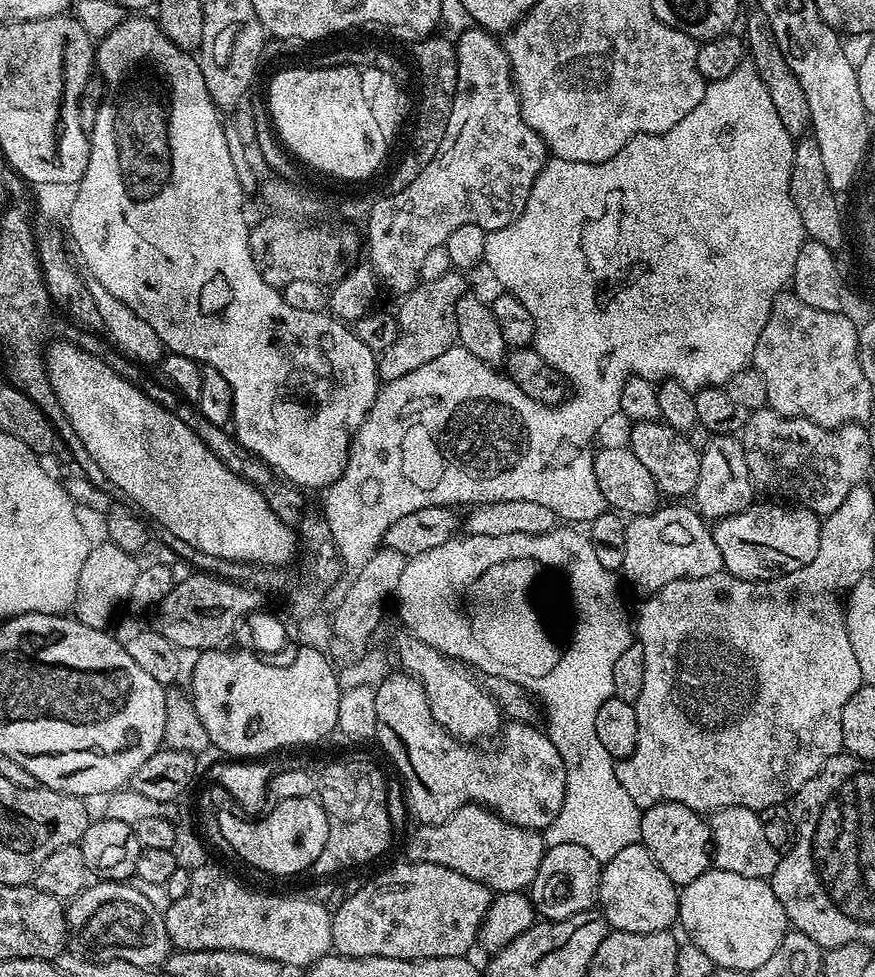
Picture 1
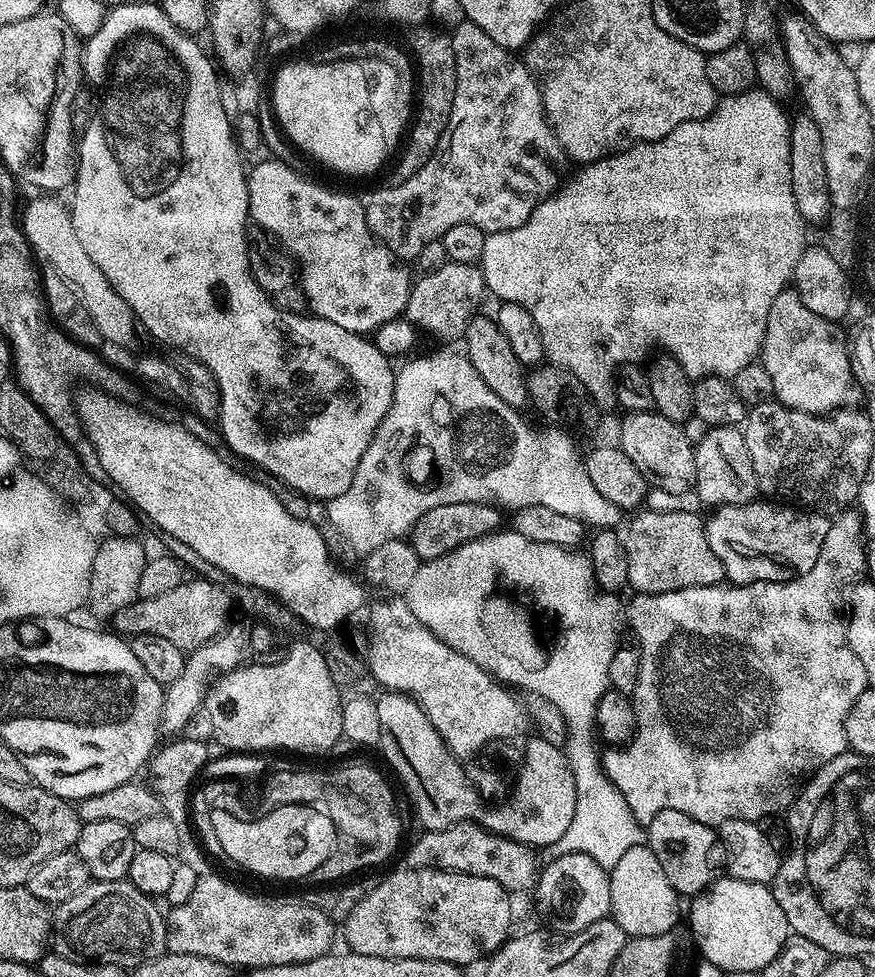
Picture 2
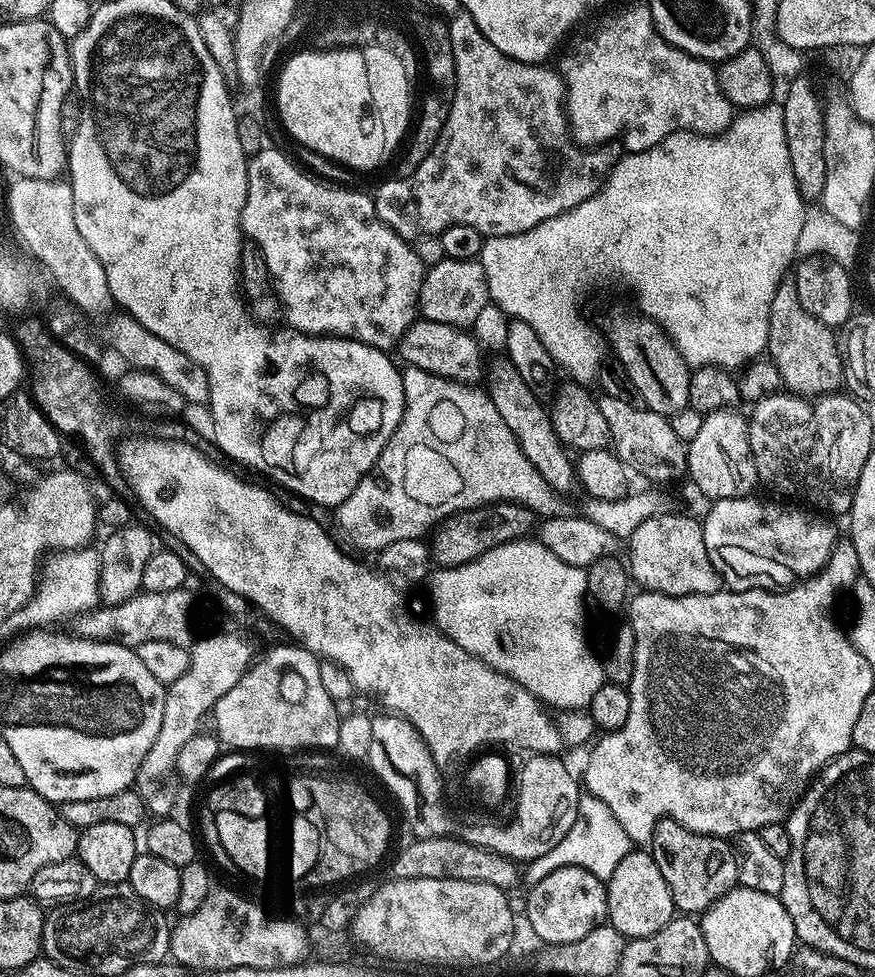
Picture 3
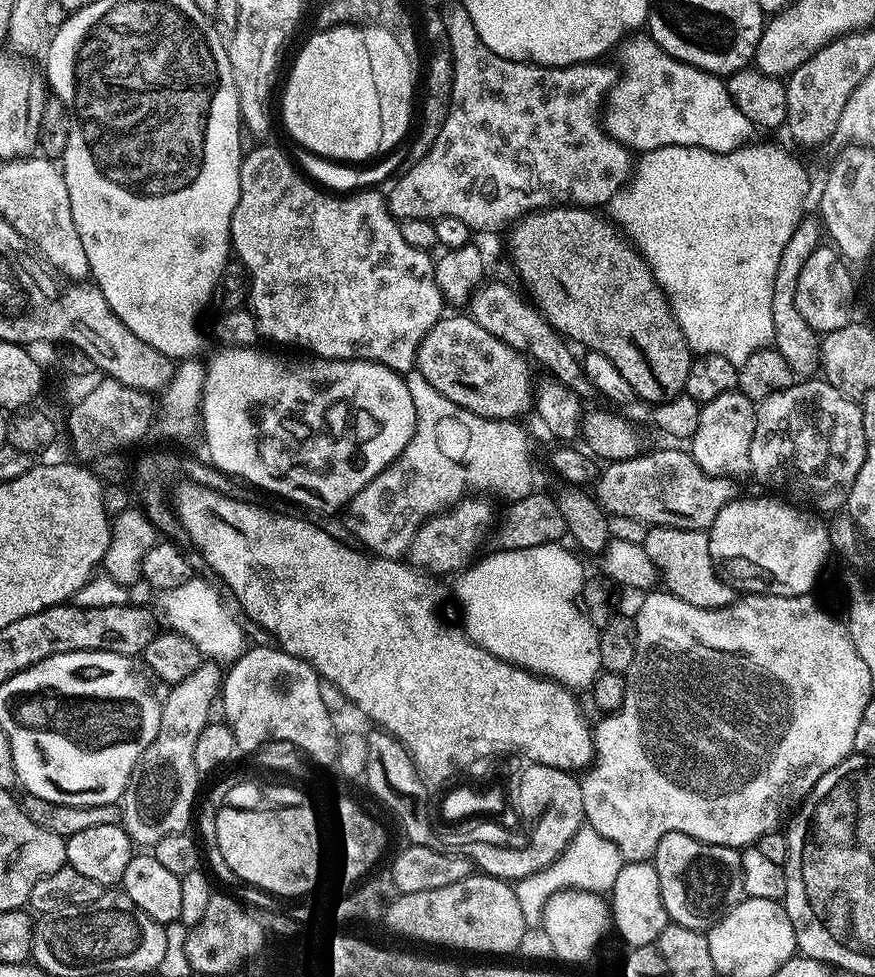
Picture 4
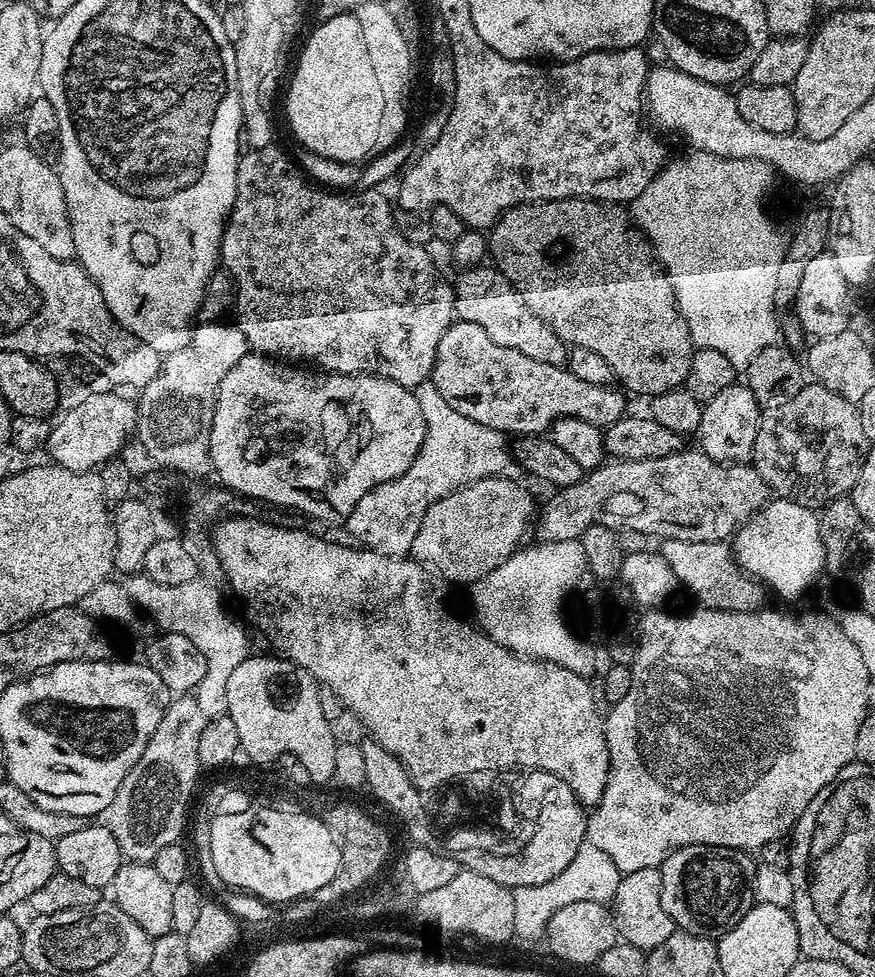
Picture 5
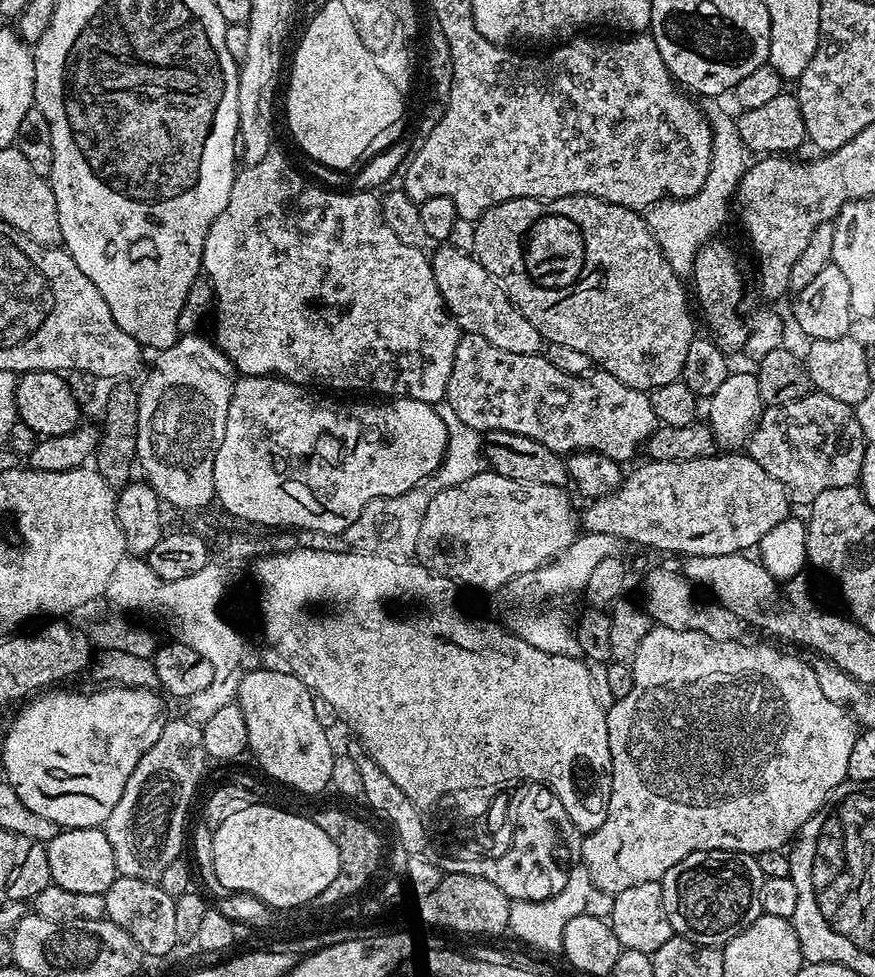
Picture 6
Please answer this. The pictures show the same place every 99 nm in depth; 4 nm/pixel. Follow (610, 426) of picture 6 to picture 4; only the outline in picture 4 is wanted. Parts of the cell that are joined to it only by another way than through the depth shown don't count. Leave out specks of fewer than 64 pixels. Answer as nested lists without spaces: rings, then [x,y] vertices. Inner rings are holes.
[[[448,314],[441,318],[440,321],[430,329],[426,334],[426,338],[422,338],[422,342],[416,351],[416,363],[414,368],[415,371],[420,372],[422,378],[426,378],[426,382],[430,382],[430,386],[434,386],[434,390],[438,390],[438,394],[442,394],[444,398],[450,398],[452,402],[458,402],[460,406],[479,416],[485,416],[491,420],[507,420],[512,422],[520,418],[516,416],[522,415],[527,408],[529,411],[529,409],[533,407],[534,385],[532,386],[532,376],[528,373],[527,363],[529,364],[529,361],[525,359],[521,353],[517,352],[516,349],[510,347],[506,342],[494,338],[494,334],[490,334],[490,330],[482,330],[482,326],[478,326],[478,322],[474,322],[471,315],[464,314],[464,316],[451,316],[451,314]]]

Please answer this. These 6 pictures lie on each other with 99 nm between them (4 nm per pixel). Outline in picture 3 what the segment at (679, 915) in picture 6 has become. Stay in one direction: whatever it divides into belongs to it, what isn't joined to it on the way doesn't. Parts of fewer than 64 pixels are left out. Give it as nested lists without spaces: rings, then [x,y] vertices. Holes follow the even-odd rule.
[[[660,820],[652,831],[650,851],[681,913],[702,914],[710,905],[718,902],[718,898],[737,887],[738,857],[733,845],[723,836],[698,834],[673,820]]]

